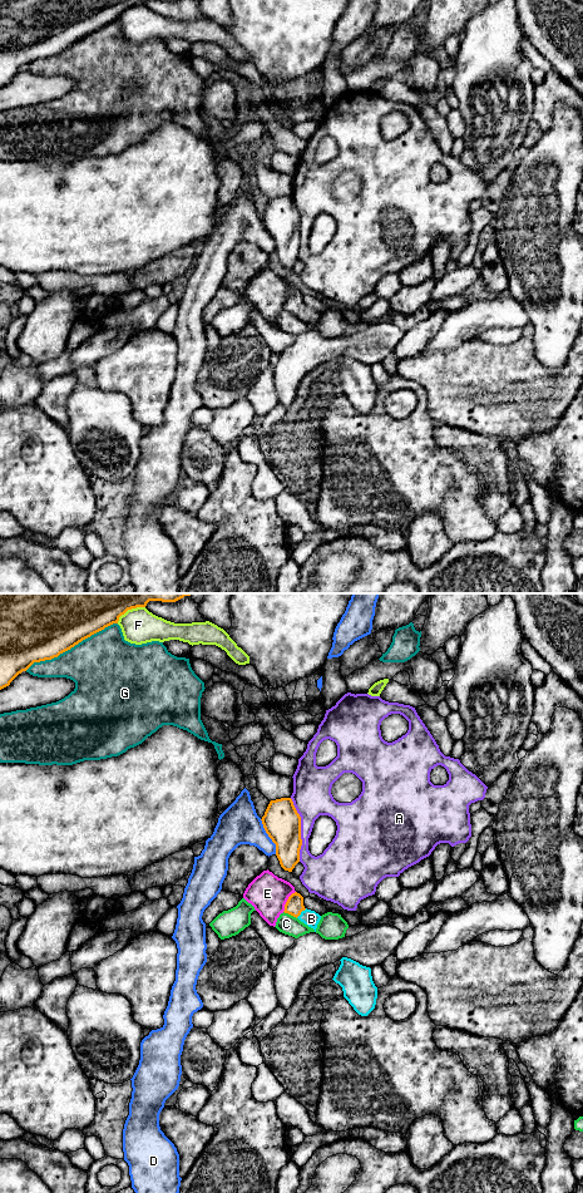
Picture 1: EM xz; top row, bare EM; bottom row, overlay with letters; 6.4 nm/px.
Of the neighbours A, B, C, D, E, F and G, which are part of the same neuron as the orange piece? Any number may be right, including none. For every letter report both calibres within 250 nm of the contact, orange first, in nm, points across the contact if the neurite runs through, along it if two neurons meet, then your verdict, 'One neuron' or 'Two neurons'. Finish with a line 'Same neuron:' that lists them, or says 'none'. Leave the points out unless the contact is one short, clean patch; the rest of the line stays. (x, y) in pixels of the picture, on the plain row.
A: Thickness 240 nm (orange) against 240 nm. Two neurons
B: Thickness 120 nm (orange) against 100 nm. Path across: xz (294, 304), (301, 309), (311, 316). One neuron
C: Thickness 120 nm (orange) against 130 nm. Two neurons
D: Thickness 240 nm (orange) against 260 nm. Boundary: xz (260, 217), (265, 230), (275, 242), (276, 251). Two neurons
E: Thickness 120 nm (orange) against 240 nm. Two neurons
F: Thickness 200 nm (orange) against 220 nm. Two neurons
G: Thickness 380 nm (orange) against 420 nm. Two neurons
Same neuron: B

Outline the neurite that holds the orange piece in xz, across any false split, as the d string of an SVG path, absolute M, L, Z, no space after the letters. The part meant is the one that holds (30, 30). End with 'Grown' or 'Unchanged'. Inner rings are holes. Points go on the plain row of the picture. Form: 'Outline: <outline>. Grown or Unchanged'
Outline: M0 0L0 88L34 60L51 58L118 21L128 8L148 0Z. Unchanged

